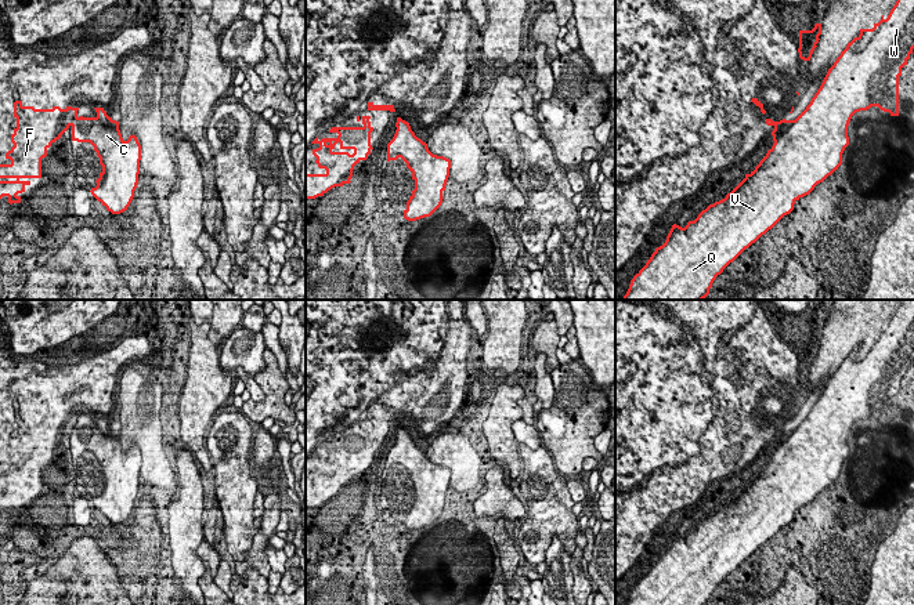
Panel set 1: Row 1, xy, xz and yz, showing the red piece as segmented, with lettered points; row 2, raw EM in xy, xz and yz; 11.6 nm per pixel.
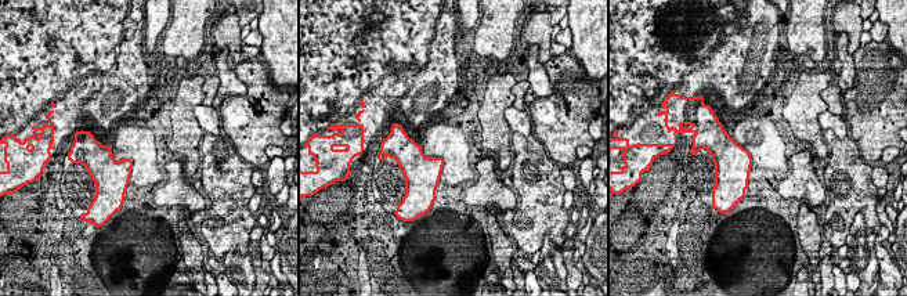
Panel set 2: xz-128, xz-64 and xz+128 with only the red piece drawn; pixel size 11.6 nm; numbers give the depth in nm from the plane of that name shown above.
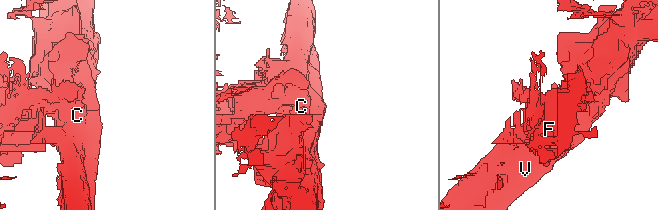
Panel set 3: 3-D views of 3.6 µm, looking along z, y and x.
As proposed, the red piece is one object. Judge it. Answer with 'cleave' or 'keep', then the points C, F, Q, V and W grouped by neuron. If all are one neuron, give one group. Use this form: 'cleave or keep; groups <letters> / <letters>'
cleave; groups C F / Q V W

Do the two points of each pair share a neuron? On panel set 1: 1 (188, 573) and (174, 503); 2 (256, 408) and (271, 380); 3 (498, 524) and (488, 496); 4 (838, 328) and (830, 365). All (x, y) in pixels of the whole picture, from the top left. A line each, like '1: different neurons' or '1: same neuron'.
1: same neuron
2: same neuron
3: different neurons
4: different neurons

